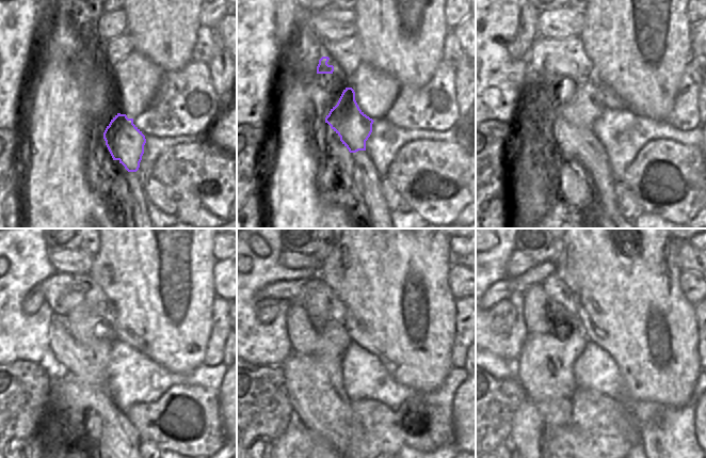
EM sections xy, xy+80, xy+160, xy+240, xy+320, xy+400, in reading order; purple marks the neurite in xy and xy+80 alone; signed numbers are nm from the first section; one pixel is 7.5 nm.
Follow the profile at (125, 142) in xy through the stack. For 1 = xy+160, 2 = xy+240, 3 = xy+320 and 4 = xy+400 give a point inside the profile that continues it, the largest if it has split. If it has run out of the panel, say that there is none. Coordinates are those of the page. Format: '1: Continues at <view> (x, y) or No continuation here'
1: Continues at xy+160 (580, 106)
2: Continues at xy+240 (82, 322)
3: Continues at xy+320 (320, 309)
4: Continues at xy+400 (555, 287).

